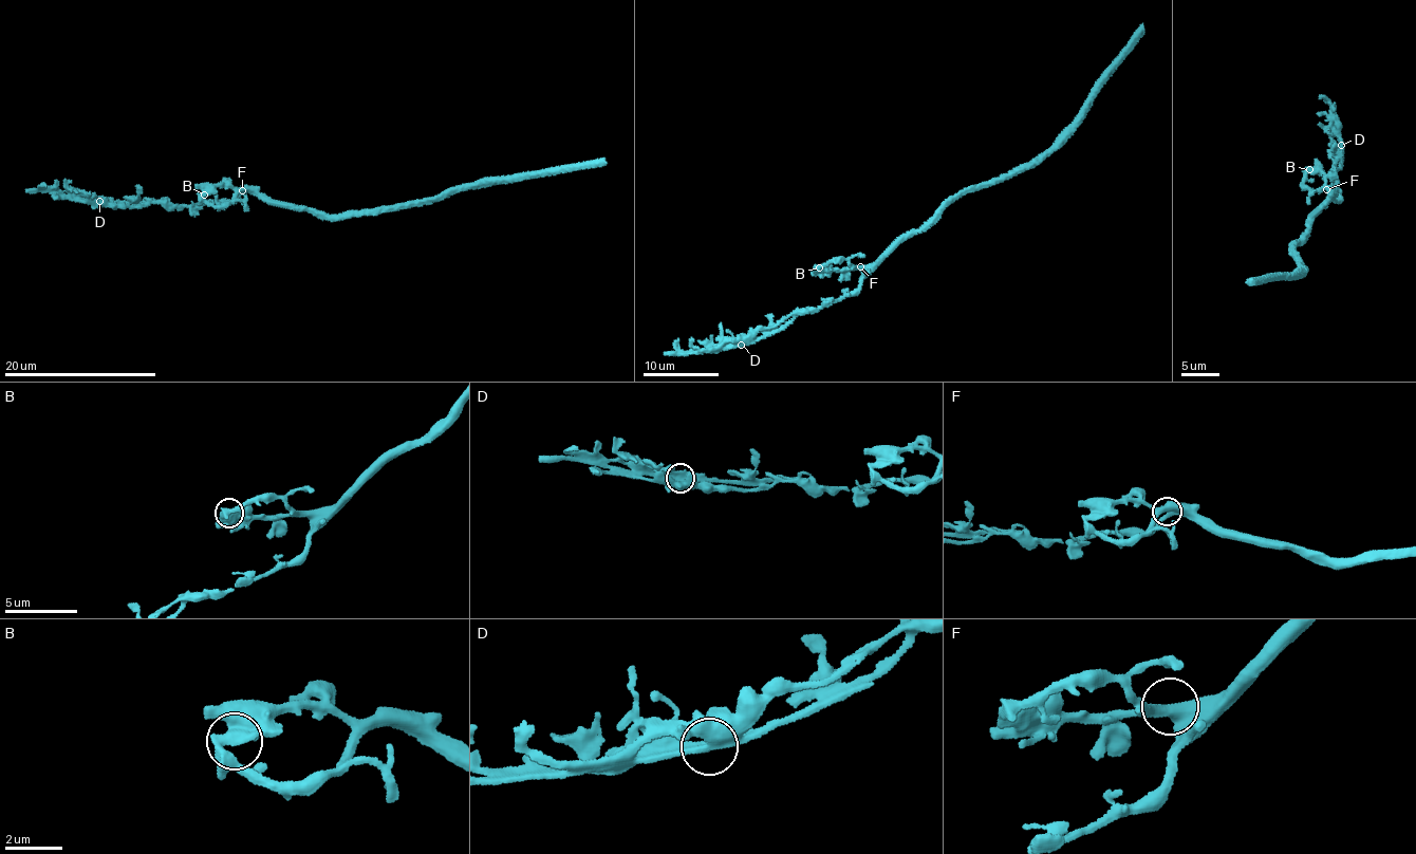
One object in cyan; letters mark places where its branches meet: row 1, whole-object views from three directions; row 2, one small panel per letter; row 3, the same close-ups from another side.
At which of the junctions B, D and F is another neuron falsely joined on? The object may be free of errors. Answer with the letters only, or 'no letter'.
D

